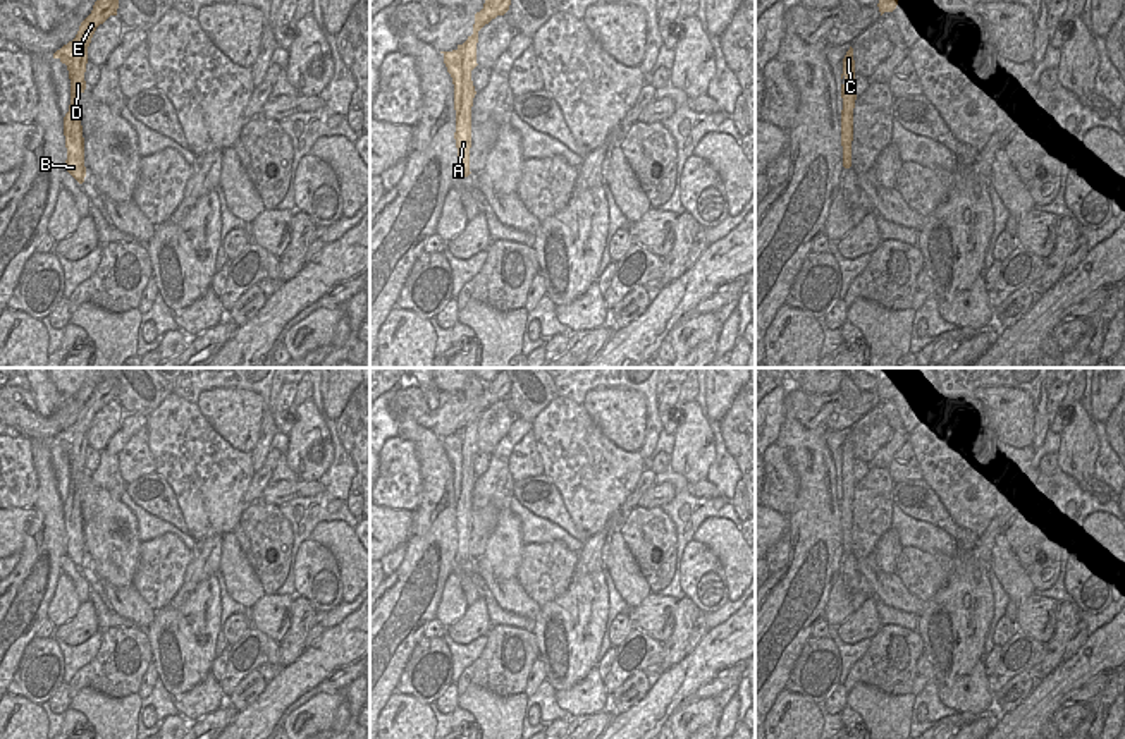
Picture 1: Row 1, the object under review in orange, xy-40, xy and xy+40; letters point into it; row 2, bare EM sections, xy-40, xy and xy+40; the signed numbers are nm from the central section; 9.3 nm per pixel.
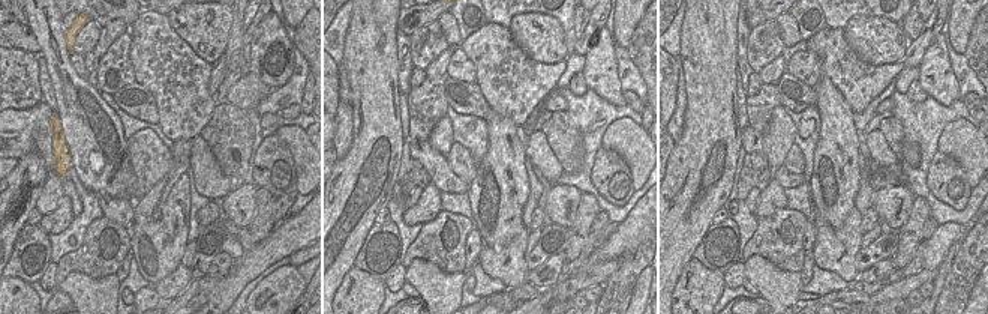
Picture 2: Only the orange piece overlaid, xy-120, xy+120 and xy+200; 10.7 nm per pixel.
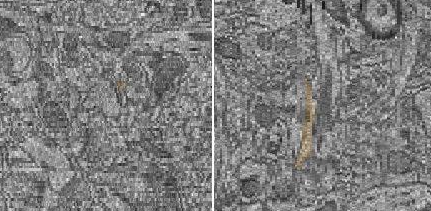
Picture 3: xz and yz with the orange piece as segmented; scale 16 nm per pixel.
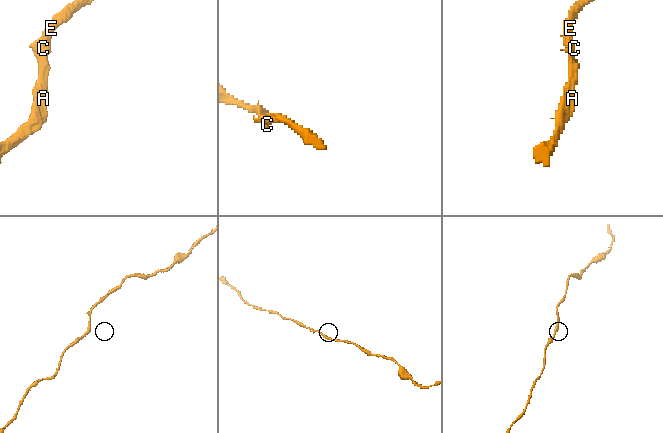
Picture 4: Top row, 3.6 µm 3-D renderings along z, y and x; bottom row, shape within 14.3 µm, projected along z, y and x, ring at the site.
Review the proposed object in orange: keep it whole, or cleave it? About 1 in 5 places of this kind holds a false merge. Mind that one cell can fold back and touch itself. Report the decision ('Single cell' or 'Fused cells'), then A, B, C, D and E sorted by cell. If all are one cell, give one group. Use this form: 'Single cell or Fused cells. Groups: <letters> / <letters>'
Single cell. Groups: A B C D E

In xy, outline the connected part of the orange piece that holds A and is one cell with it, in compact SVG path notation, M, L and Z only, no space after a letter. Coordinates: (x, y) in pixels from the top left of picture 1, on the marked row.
M485 0L483 9L475 14L473 34L452 52L440 52L444 64L454 84L454 110L456 110L456 148L458 167L456 177L468 177L470 172L470 148L471 148L471 107L476 95L471 70L476 64L478 31L497 15L509 10L511 0Z

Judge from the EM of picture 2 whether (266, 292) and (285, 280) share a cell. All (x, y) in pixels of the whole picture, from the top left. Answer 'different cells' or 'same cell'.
same cell

